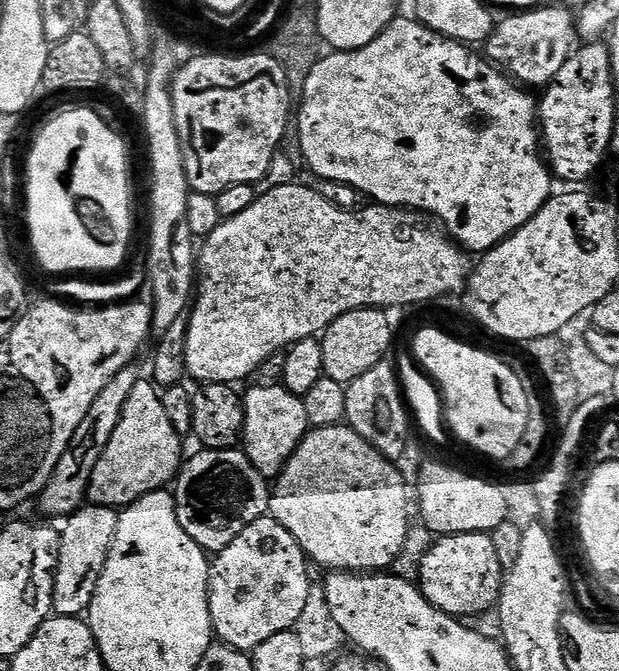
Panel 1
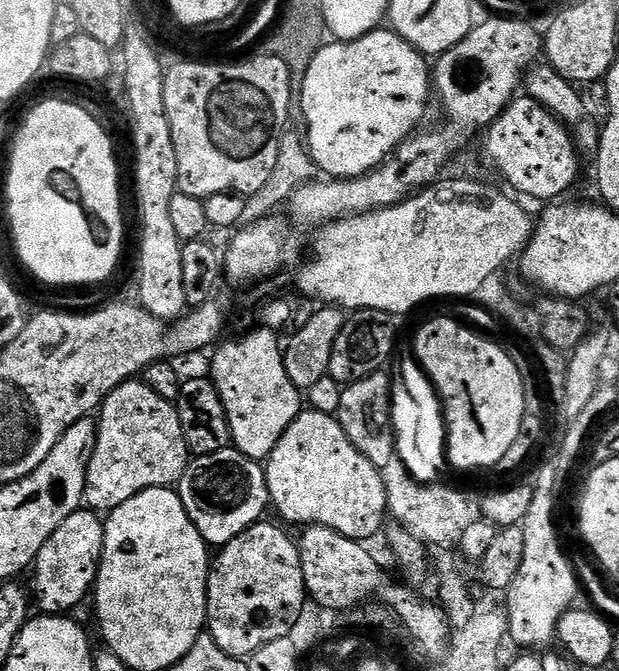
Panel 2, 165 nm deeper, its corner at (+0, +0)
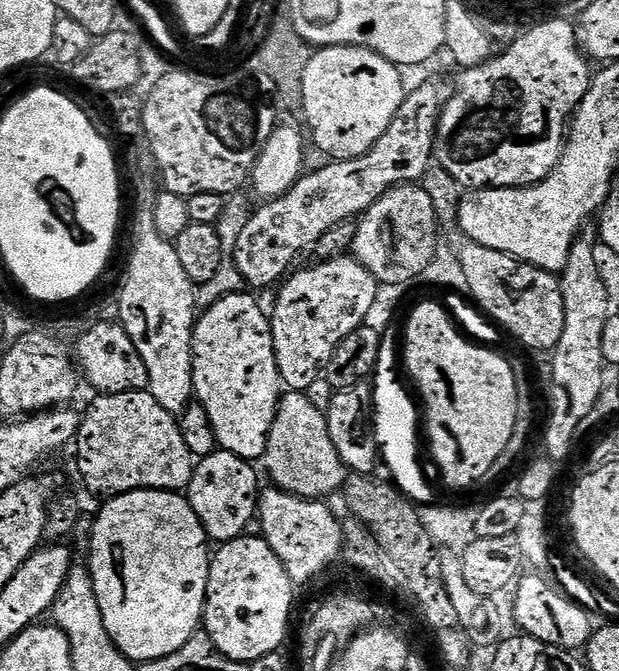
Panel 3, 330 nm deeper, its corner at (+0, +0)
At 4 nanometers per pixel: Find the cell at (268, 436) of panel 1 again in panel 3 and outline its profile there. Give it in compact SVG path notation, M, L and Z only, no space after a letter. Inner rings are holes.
M243 291L230 293L203 309L192 330L192 391L195 399L210 416L216 443L221 449L249 462L261 459L266 450L270 426L274 426L282 395L282 381L274 354L272 321L269 313L256 305L252 296Z

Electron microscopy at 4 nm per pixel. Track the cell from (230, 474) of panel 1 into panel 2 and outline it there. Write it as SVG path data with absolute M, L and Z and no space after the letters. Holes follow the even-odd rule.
M232 446L189 459L180 475L178 491L190 522L209 546L223 546L238 538L270 508L263 467Z

